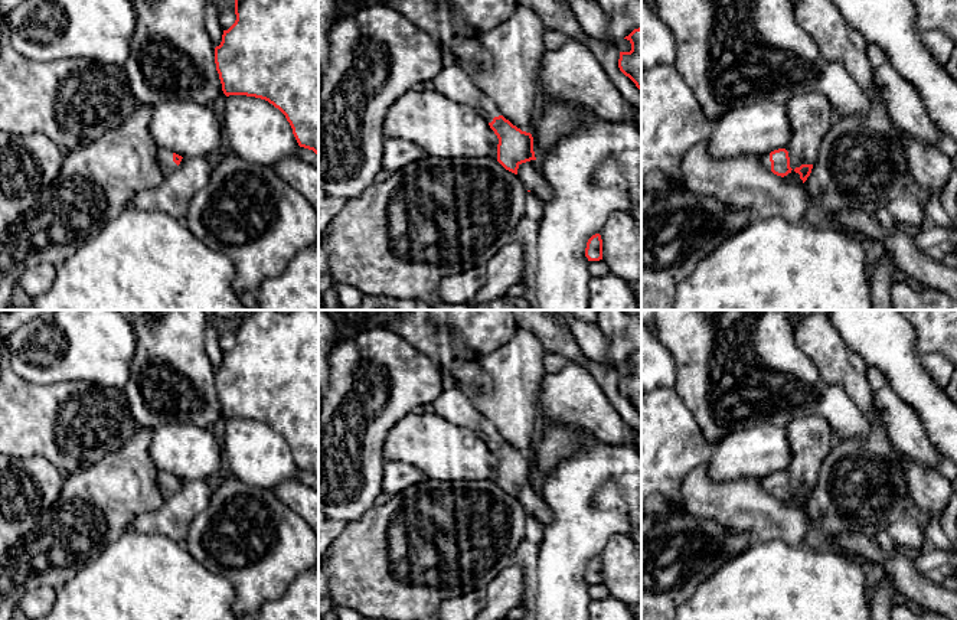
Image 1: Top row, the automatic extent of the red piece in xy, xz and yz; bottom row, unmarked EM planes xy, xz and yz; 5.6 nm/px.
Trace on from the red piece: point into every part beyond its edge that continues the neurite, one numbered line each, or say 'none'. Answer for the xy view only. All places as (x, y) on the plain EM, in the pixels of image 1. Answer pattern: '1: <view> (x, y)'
1: xy (166, 485)

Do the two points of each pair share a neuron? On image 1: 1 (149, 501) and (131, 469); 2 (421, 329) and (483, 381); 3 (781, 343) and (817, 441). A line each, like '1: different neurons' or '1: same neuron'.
1: same neuron
2: same neuron
3: different neurons

